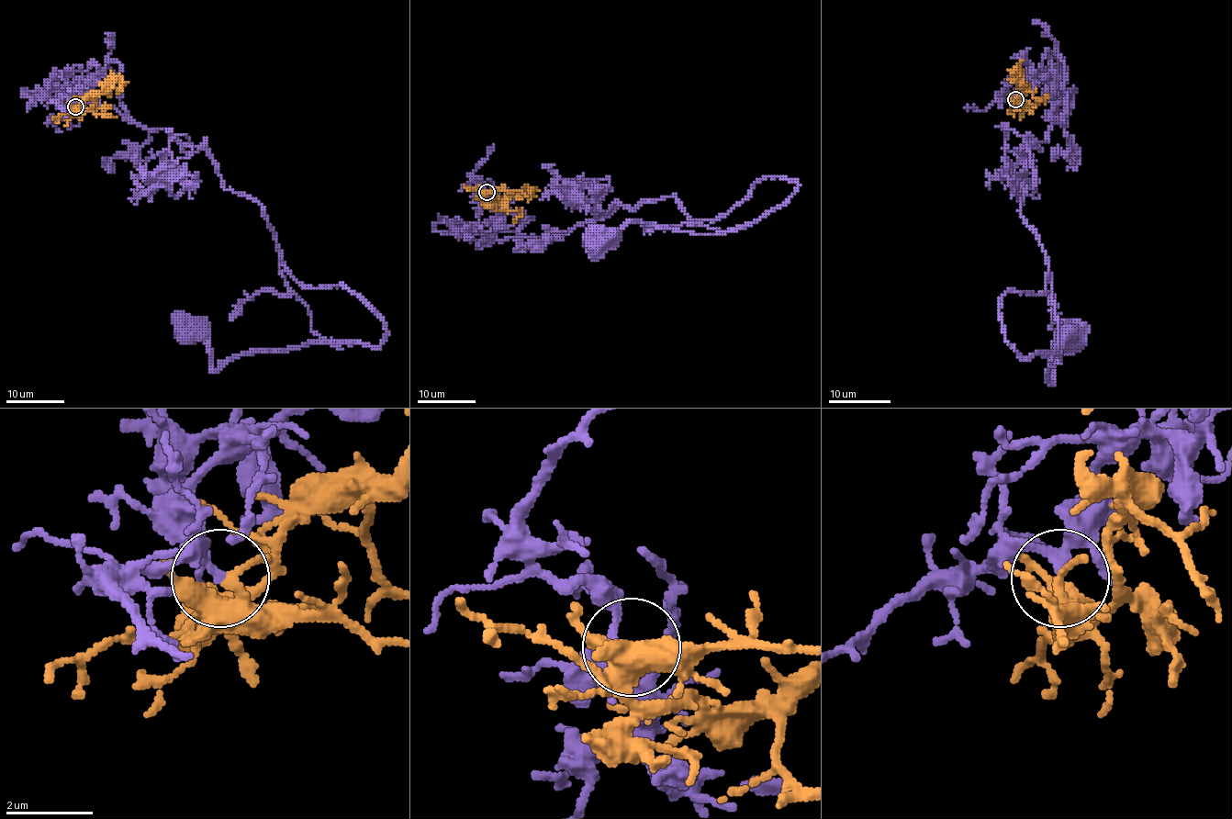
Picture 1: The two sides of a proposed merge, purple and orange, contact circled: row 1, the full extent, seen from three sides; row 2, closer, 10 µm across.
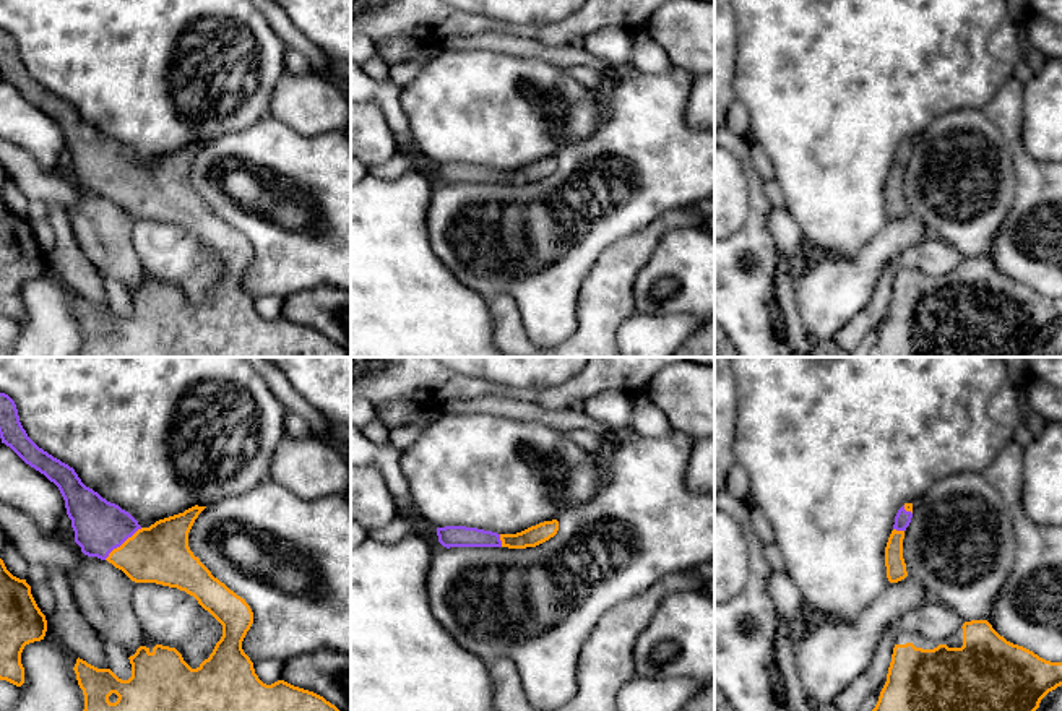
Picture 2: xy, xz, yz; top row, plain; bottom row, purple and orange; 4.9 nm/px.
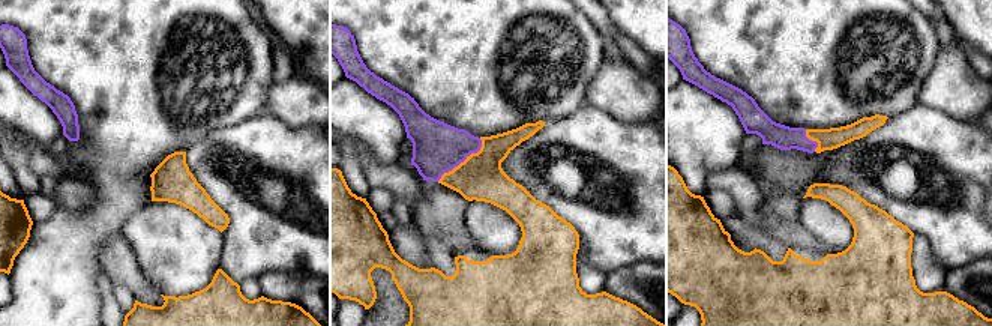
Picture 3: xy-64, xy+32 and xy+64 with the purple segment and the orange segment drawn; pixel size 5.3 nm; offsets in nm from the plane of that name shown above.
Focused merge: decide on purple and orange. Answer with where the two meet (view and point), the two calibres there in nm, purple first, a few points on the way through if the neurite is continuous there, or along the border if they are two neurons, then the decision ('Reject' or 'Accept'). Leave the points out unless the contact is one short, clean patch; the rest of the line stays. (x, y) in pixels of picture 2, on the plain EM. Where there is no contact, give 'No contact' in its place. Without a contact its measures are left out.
Touches purple at xy (122, 179). Thickness 260 nm (purple) against 300 nm. Path across: xy (99, 163), (122, 179), (142, 190), (159, 190). Accept

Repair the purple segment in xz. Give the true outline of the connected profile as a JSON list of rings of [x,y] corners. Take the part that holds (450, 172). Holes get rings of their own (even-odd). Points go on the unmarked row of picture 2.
[[[544,157],[531,162],[516,170],[497,170],[492,167],[484,167],[477,164],[466,162],[445,162],[437,164],[438,179],[450,183],[508,183],[508,185],[526,185],[536,183],[559,167],[559,157]]]

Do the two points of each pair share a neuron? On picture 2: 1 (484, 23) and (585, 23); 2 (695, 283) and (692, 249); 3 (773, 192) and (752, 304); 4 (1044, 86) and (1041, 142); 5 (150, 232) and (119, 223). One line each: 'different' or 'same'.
1: same
2: same
3: different
4: same
5: different

